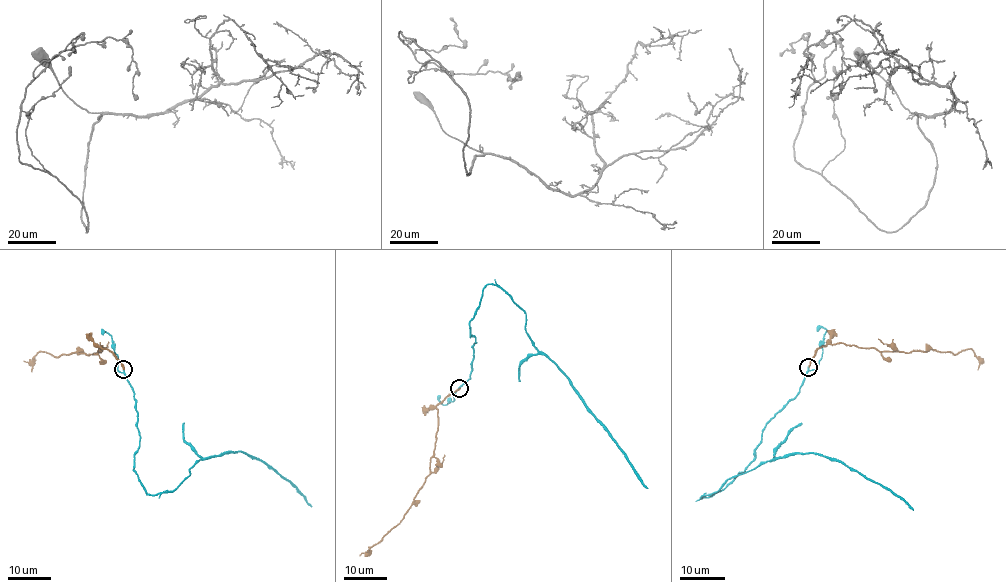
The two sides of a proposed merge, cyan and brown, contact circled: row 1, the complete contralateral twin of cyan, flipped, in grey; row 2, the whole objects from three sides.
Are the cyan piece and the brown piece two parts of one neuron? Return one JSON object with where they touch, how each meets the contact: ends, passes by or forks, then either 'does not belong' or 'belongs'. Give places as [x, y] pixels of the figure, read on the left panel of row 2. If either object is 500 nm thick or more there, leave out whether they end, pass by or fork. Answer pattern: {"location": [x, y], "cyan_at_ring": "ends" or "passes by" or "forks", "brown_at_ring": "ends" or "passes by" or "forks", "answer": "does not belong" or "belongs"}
{"location": [123, 369], "cyan_at_ring": "passes by", "brown_at_ring": "ends", "answer": "belongs"}

